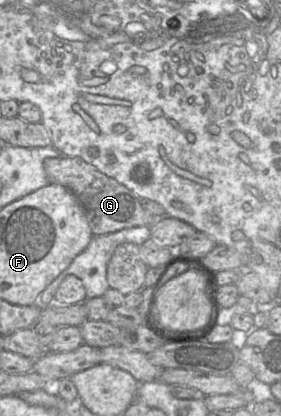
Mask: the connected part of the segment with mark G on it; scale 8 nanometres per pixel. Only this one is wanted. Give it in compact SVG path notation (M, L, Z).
M59 155L45 159L43 166L49 183L64 186L79 200L87 213L93 236L135 226L150 227L159 218L144 209L141 198L134 192L79 157Z

